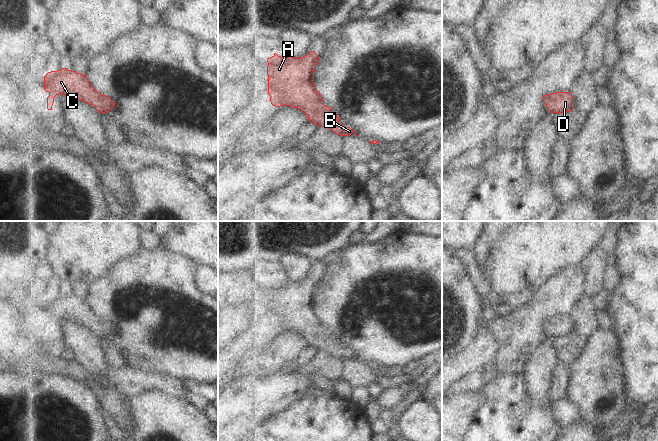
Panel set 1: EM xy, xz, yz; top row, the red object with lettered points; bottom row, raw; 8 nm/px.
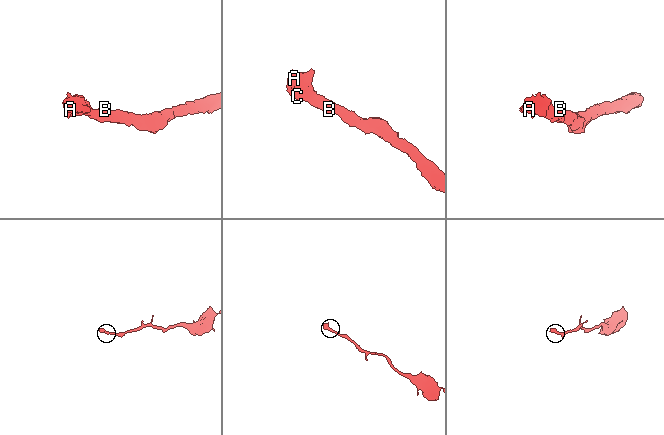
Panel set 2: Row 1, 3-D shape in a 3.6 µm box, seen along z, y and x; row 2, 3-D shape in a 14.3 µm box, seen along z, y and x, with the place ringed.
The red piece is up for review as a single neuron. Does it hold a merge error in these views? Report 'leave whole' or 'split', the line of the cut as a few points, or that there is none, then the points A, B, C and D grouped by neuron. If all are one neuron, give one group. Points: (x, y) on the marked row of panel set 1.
leave whole; cut none; groups A B C D

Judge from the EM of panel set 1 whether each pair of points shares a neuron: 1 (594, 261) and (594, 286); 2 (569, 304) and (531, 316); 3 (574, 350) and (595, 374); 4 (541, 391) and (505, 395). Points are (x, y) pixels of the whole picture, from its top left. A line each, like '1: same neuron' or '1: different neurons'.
1: same neuron
2: same neuron
3: different neurons
4: different neurons

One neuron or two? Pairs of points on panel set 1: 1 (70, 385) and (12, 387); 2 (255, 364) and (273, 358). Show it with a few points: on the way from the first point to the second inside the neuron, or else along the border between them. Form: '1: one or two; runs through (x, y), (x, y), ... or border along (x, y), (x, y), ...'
1: one; runs through (56, 387), (26, 387)
2: one; runs through (259, 360), (261, 358), (269, 358)

